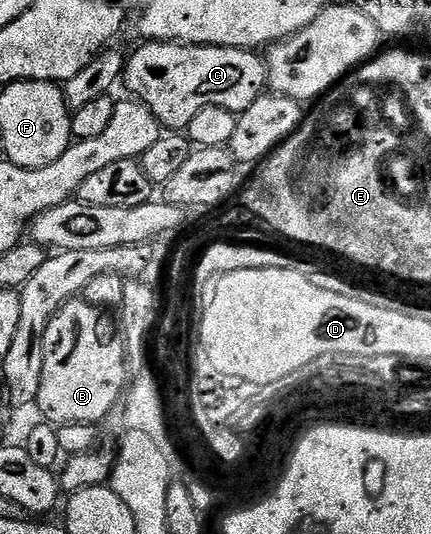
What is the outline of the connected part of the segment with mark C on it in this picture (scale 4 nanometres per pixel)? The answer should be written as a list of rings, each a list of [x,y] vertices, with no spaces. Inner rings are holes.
[[[156,40],[143,45],[129,53],[124,85],[133,99],[148,106],[163,129],[185,130],[193,116],[209,104],[241,114],[267,91],[266,61],[257,51],[172,40]]]

